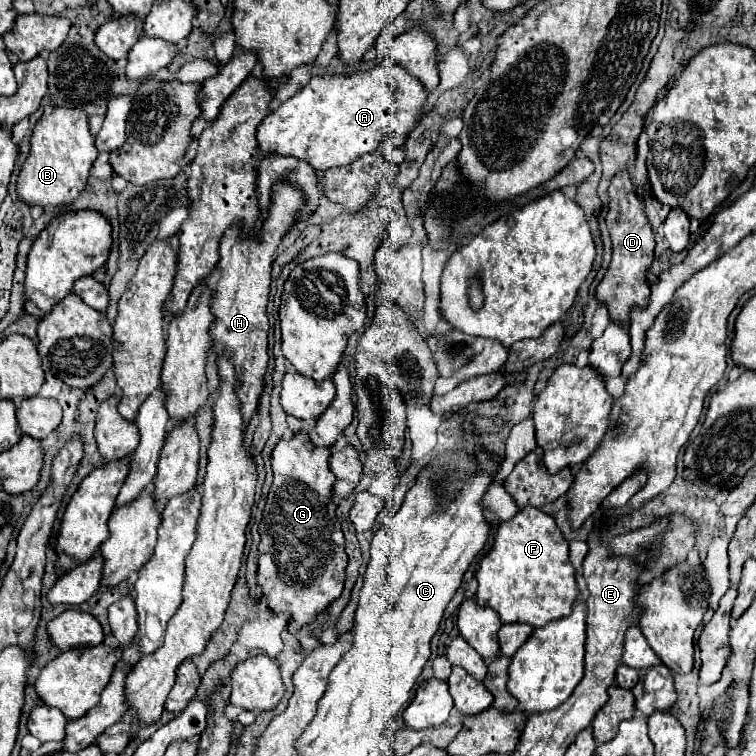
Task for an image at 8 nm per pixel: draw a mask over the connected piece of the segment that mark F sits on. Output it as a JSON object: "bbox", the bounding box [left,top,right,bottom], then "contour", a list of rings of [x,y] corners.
{"bbox":[476,506,580,628],"contour":[[[532,506],[522,508],[512,520],[500,524],[492,550],[478,564],[476,578],[478,578],[476,602],[480,606],[488,606],[496,610],[504,624],[526,622],[534,628],[542,628],[548,622],[568,616],[570,610],[574,608],[574,602],[580,598],[580,590],[576,584],[576,570],[570,562],[568,542],[564,540],[554,518],[546,514],[544,510],[532,508]]]}

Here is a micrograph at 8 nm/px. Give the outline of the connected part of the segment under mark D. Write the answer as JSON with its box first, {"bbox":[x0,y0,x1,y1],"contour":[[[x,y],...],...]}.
{"bbox":[596,172,654,324],"contour":[[[618,172],[608,188],[610,196],[610,210],[606,214],[606,224],[612,238],[612,260],[596,288],[596,298],[608,306],[612,320],[626,324],[632,306],[646,306],[650,296],[650,286],[646,280],[646,270],[654,260],[654,230],[644,210],[644,198],[638,194],[636,186],[632,184],[630,172]]]}

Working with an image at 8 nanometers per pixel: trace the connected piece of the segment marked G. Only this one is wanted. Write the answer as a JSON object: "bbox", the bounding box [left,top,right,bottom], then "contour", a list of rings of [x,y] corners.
{"bbox":[258,362,354,626],"contour":[[[340,362],[336,368],[332,382],[336,386],[336,398],[326,408],[324,414],[318,416],[314,428],[310,430],[310,440],[316,444],[310,444],[308,432],[302,430],[294,434],[290,440],[280,440],[272,452],[272,470],[274,470],[274,482],[270,486],[268,502],[264,508],[264,518],[260,522],[260,536],[262,542],[258,546],[258,584],[262,586],[264,596],[268,598],[268,606],[274,612],[288,612],[290,618],[298,626],[310,624],[322,610],[328,608],[332,600],[336,600],[342,594],[344,580],[346,580],[346,552],[344,552],[344,536],[340,522],[336,518],[336,504],[332,500],[332,488],[334,488],[334,474],[330,472],[328,458],[332,454],[332,444],[336,442],[336,436],[352,422],[354,414],[354,402],[352,402],[352,382],[350,382],[350,370],[346,362]]]}

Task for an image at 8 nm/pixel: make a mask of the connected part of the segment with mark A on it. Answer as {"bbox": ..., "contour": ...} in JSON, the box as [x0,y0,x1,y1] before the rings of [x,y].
{"bbox":[256,58,430,170],"contour":[[[386,58],[370,70],[314,76],[300,92],[260,122],[256,138],[262,152],[296,156],[308,160],[316,170],[340,168],[366,152],[376,152],[386,140],[394,146],[404,146],[410,132],[426,116],[424,104],[428,96],[430,92],[418,78]]]}

